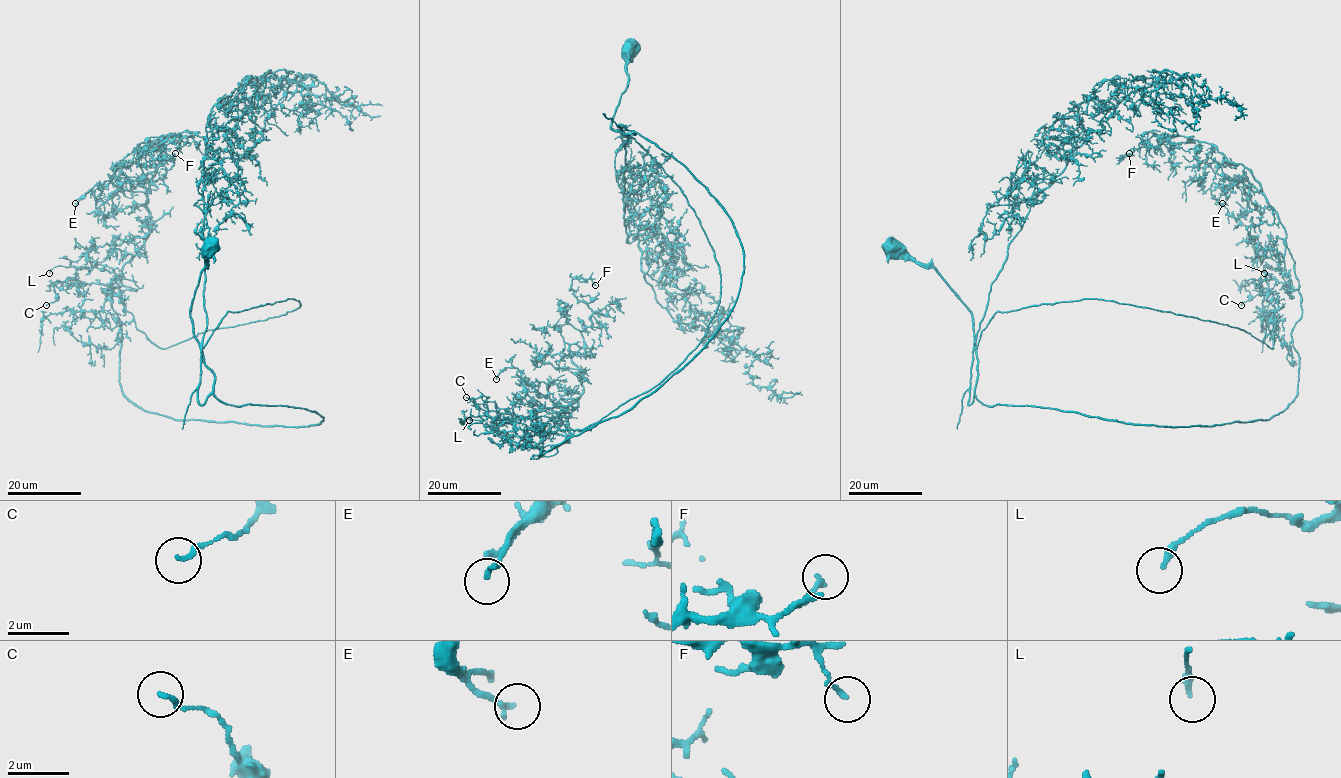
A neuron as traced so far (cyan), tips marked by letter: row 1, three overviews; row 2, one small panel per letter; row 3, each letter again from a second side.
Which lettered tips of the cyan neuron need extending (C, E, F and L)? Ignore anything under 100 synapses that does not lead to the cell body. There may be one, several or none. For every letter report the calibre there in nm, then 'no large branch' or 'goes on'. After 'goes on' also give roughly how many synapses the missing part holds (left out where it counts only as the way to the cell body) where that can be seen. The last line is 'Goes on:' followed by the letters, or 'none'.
C: 130 nm thick; no large branch
E: 160 nm thick; no large branch
F: 160 nm thick; no large branch
L: 200 nm thick; no large branch
Goes on: none

